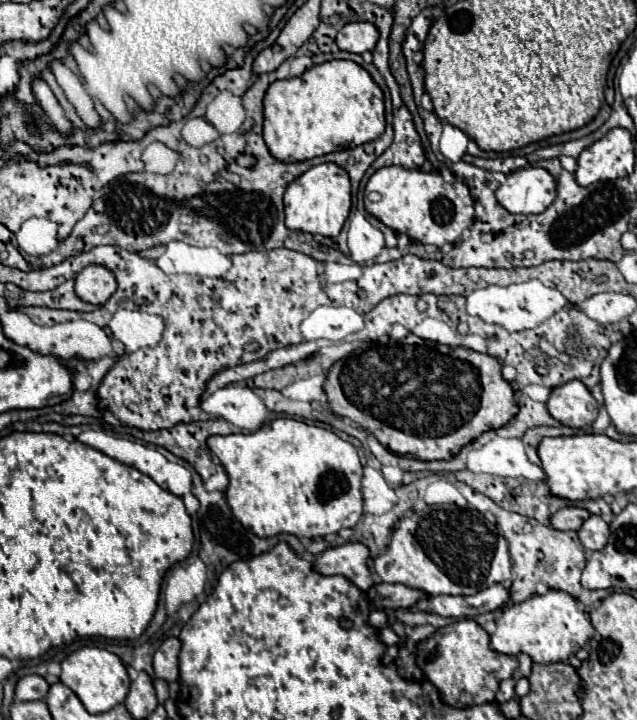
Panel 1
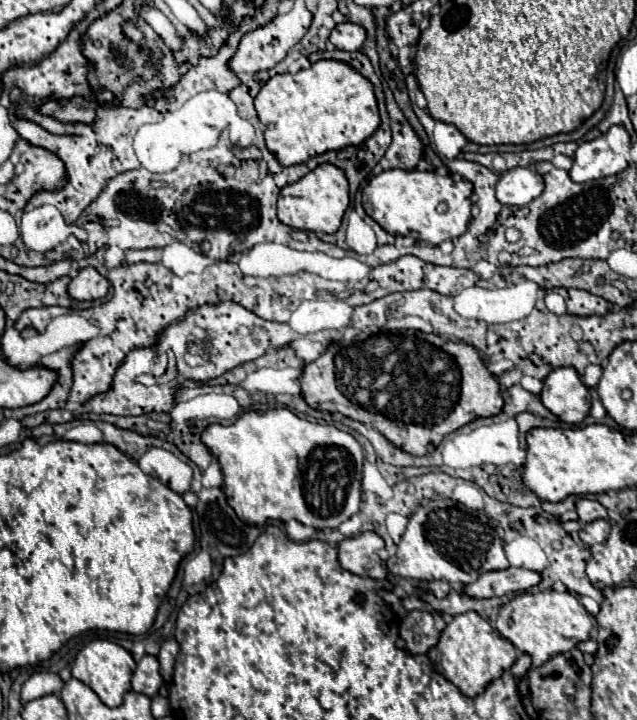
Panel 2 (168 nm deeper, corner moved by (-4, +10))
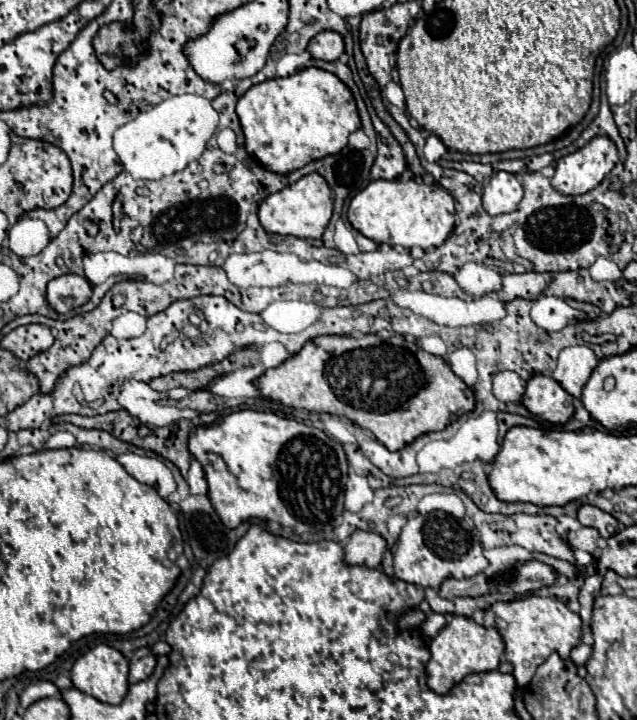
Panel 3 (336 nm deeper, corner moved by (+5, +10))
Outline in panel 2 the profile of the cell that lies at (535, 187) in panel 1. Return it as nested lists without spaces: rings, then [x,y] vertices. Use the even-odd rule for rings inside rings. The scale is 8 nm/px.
[[[511,168],[497,182],[497,200],[505,206],[527,206],[541,196],[545,188],[543,176],[533,168]]]

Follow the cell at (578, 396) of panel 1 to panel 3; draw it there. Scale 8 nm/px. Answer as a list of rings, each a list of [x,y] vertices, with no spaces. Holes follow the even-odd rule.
[[[536,374],[528,380],[520,402],[534,416],[552,424],[566,424],[574,414],[572,396],[552,376],[544,374]]]

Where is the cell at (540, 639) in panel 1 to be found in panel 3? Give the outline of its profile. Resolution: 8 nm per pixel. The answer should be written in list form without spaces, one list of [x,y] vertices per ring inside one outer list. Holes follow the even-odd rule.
[[[528,596],[524,600],[514,602],[496,602],[484,614],[484,626],[492,626],[500,632],[506,644],[506,660],[514,666],[514,678],[520,688],[530,684],[536,668],[550,656],[550,652],[558,652],[560,658],[568,658],[570,650],[580,644],[582,628],[580,616],[570,612],[566,604],[558,598],[540,598]]]

